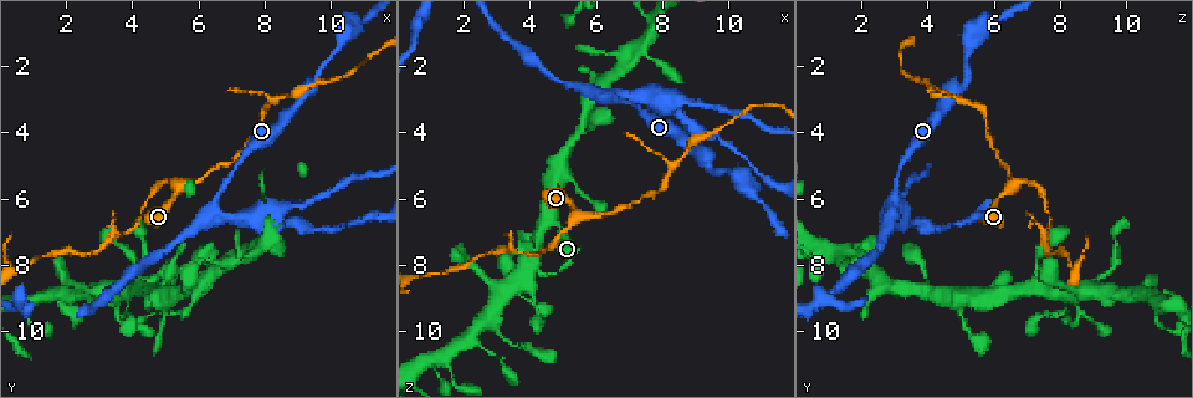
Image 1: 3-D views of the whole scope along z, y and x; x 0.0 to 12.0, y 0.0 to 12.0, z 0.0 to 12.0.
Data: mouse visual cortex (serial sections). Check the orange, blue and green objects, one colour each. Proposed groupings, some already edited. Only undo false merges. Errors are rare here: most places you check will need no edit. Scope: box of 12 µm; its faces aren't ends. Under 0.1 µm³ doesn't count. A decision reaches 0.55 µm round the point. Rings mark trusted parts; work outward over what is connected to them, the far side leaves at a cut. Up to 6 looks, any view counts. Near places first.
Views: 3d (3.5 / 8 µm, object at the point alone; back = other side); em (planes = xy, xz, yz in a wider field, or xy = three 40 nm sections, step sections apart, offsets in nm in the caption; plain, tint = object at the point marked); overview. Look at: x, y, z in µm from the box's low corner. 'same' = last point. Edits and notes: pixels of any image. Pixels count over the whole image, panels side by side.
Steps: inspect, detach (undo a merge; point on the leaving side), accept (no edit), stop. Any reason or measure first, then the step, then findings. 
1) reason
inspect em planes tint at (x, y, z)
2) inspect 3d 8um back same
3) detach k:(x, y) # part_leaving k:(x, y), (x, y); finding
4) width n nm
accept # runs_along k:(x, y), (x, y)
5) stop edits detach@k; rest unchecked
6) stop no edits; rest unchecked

branch point
inspect 3d 8um at (6.4, 6.3, 3.0)

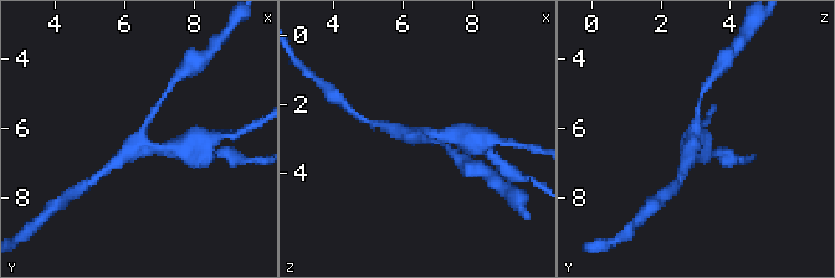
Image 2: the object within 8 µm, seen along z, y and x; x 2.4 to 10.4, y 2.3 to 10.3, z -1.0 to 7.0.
zoom in
inspect 3d 3.5um at (6.5, 6.3, 2.9)

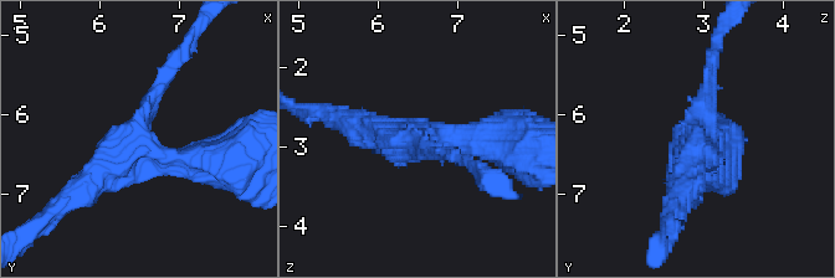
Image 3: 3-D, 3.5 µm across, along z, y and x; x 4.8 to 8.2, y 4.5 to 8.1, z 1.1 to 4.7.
arms 3; arm_widths 200, 300, 400 nm
inspect em xy step 3 tint at (6.45, 6.30, 2.85)

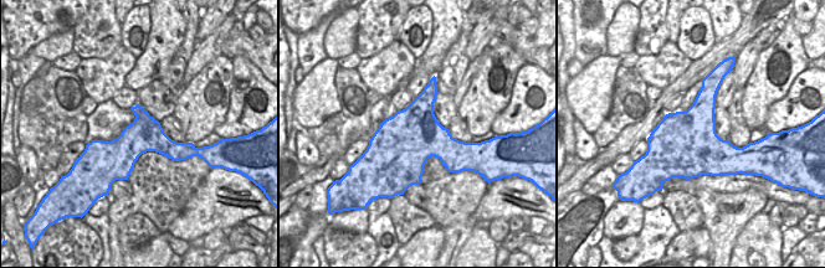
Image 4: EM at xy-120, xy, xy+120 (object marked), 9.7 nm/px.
accept # runs_along 3:(169, 67), (136, 139), (165, 163), (211, 159); continuous, no second cell

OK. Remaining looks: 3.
three-way junction
inspect 3d 3.5um at (5.5, 5.6, 6.5)

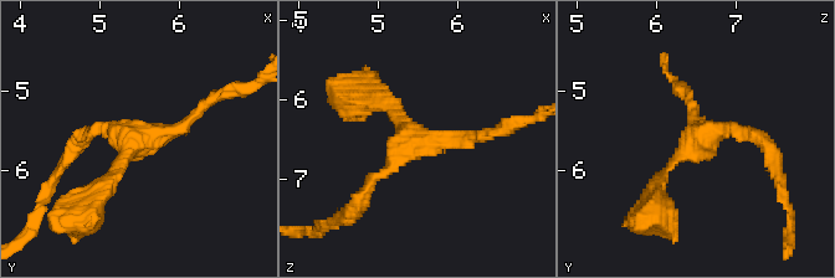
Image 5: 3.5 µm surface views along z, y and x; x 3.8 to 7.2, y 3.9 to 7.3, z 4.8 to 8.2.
arms 3; arm_widths 150, 150, 200 nm
inspect em xy step 2 tint at (5.50, 5.60, 6.50)

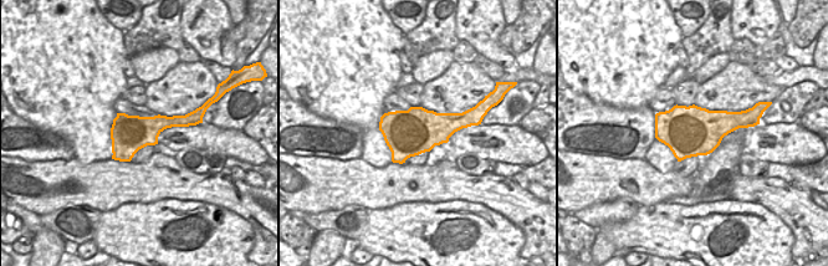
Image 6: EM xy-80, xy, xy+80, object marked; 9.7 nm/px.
accept # runs_along 5:(96, 195), (138, 138), (180, 130), (211, 99); one cell here

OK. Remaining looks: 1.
stop no edits; rest unchecked

